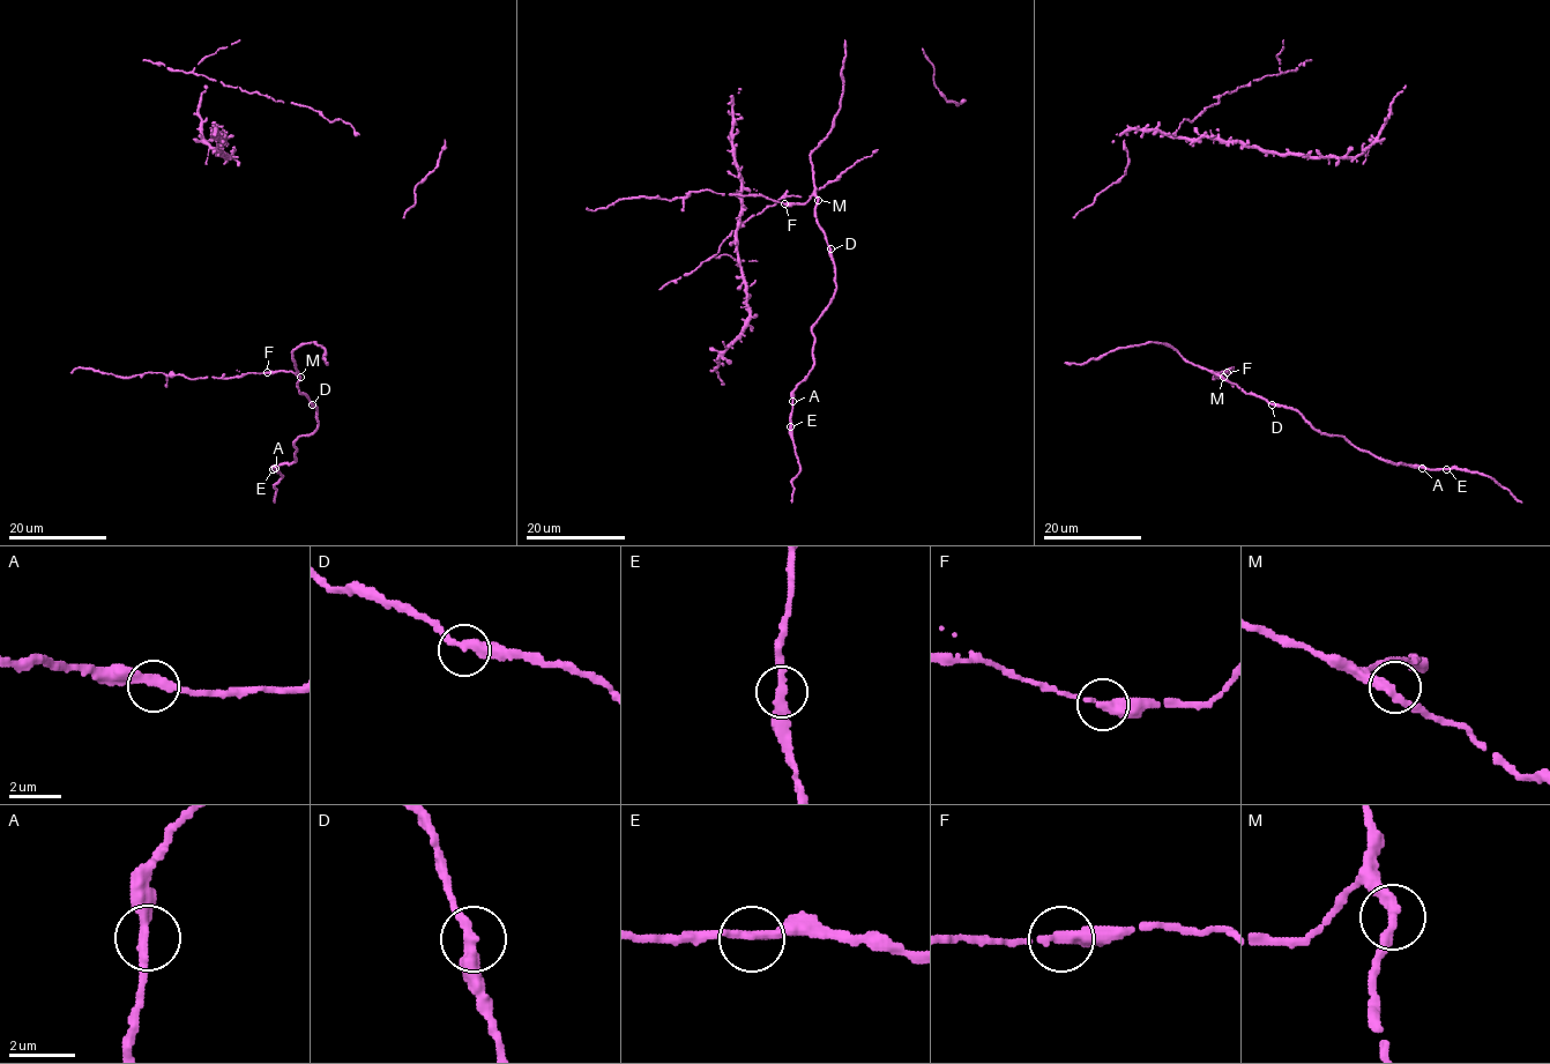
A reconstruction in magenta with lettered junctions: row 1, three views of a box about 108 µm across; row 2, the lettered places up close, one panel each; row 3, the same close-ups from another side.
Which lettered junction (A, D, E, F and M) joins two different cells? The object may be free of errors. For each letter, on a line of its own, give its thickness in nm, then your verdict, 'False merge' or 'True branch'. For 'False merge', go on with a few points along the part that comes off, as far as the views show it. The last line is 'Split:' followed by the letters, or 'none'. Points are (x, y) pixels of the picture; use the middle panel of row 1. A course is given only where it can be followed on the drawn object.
A: Thickness 320 nm. True branch
D: Thickness 320 nm. True branch
E: Thickness 320 nm. True branch
F: Thickness 320 nm. True branch
M: Thickness 320 nm. True branch
Split: none

